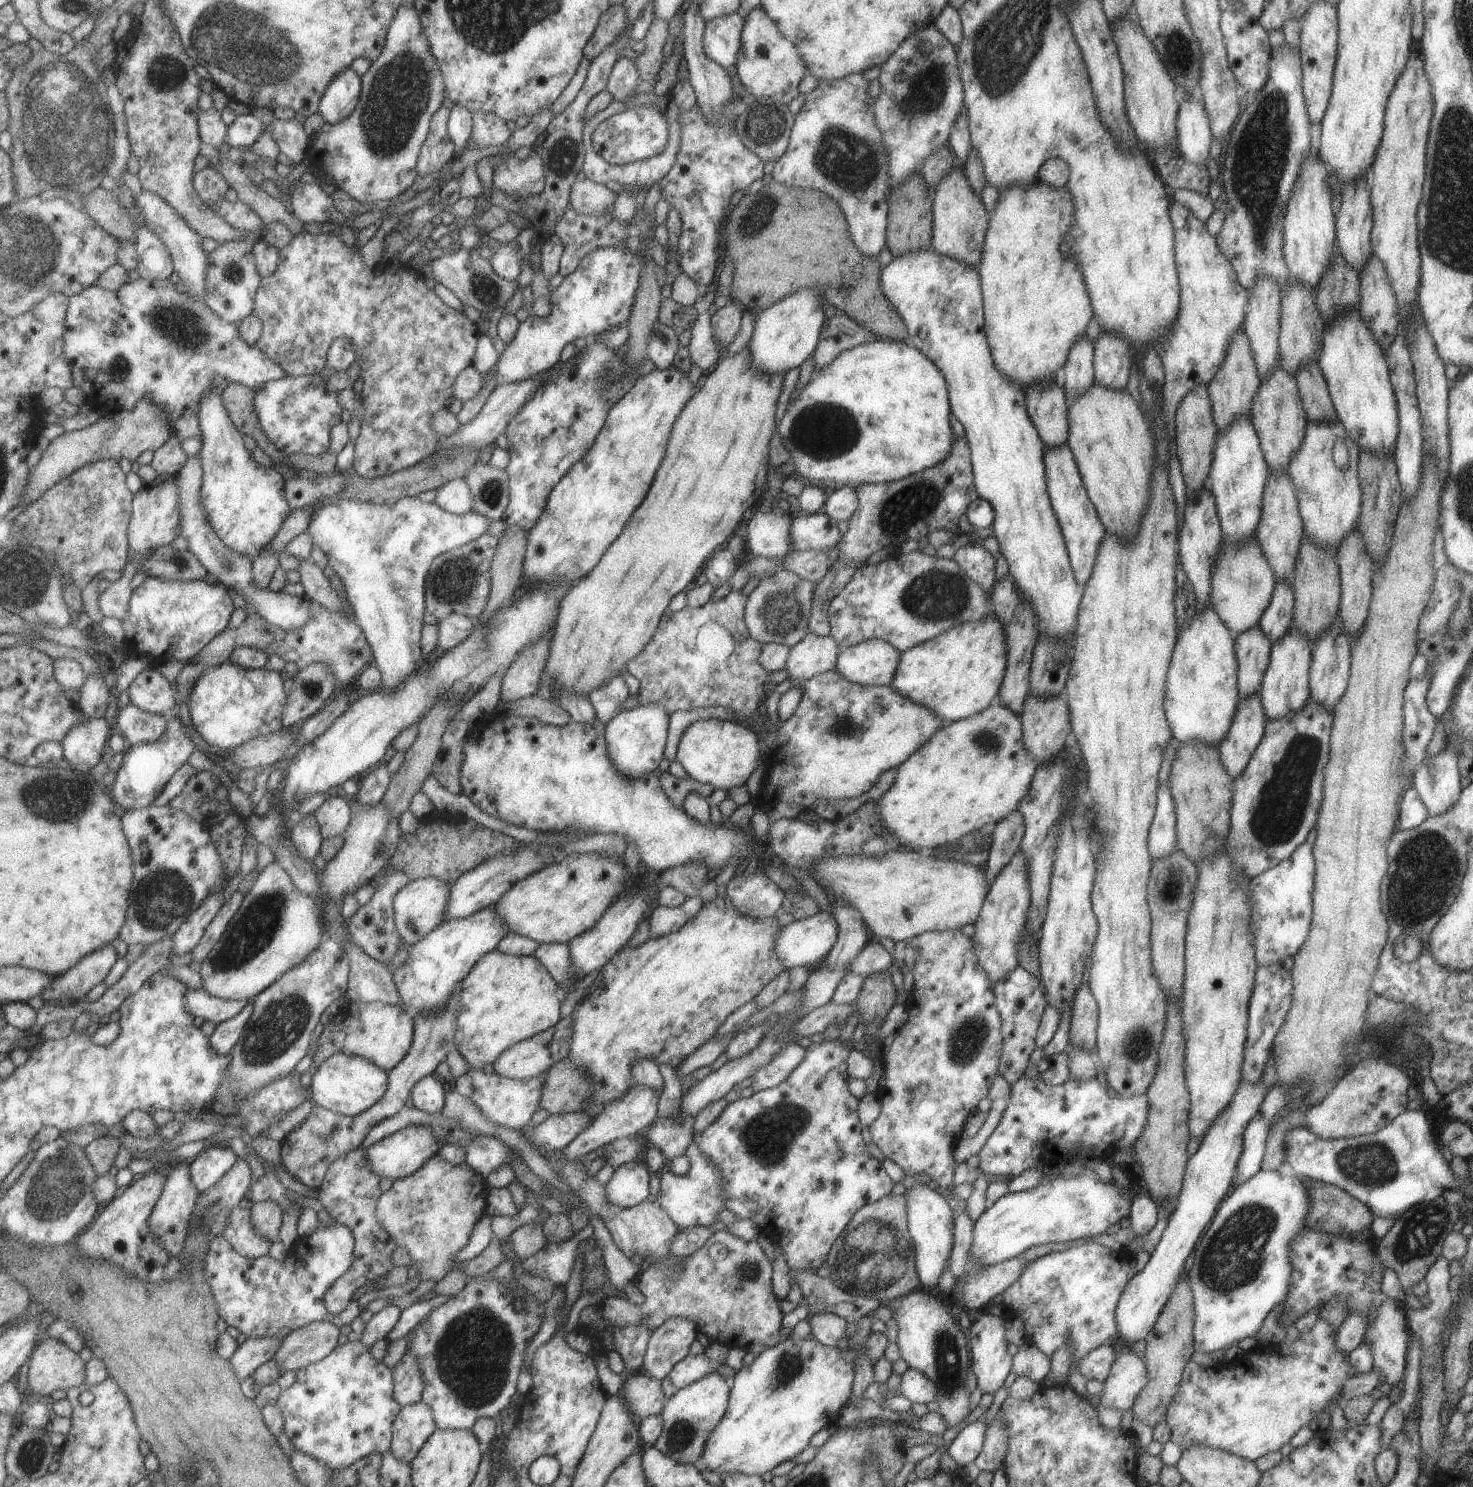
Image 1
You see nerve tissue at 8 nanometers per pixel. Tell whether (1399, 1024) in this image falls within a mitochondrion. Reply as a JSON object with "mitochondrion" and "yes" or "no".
{"mitochondrion":"yes"}

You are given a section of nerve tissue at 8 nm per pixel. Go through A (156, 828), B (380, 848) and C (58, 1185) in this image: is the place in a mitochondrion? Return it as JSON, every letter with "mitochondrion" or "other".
{"A":"other","B":"mitochondrion","C":"mitochondrion"}

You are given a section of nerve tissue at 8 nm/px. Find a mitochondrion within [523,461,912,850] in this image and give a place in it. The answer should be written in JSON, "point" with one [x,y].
{"point":[781,613]}

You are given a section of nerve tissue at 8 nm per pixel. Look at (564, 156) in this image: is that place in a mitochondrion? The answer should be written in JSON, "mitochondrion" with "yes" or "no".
{"mitochondrion":"yes"}

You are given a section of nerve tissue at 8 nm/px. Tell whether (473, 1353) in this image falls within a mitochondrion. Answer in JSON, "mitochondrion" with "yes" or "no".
{"mitochondrion":"yes"}

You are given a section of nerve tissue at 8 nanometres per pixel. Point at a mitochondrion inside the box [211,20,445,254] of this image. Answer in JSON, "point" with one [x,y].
{"point":[401,91]}

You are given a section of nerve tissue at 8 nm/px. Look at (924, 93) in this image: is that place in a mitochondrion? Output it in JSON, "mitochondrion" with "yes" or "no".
{"mitochondrion":"yes"}

